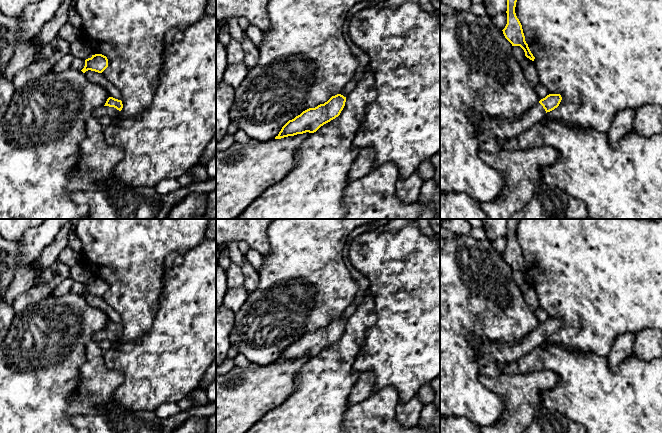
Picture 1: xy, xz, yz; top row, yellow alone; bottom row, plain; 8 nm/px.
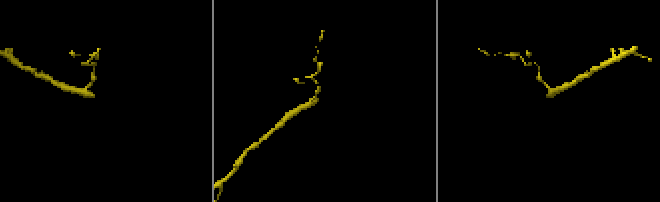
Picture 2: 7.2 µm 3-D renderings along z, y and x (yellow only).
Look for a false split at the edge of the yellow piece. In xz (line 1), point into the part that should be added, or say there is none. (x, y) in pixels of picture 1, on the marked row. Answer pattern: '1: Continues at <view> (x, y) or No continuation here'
1: No continuation here

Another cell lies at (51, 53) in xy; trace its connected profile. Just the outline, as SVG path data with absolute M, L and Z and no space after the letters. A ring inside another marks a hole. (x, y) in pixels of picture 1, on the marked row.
M56 38L40 49L39 57L30 65L18 71L12 83L16 89L22 88L29 81L51 71L52 67L70 50L70 42Z

